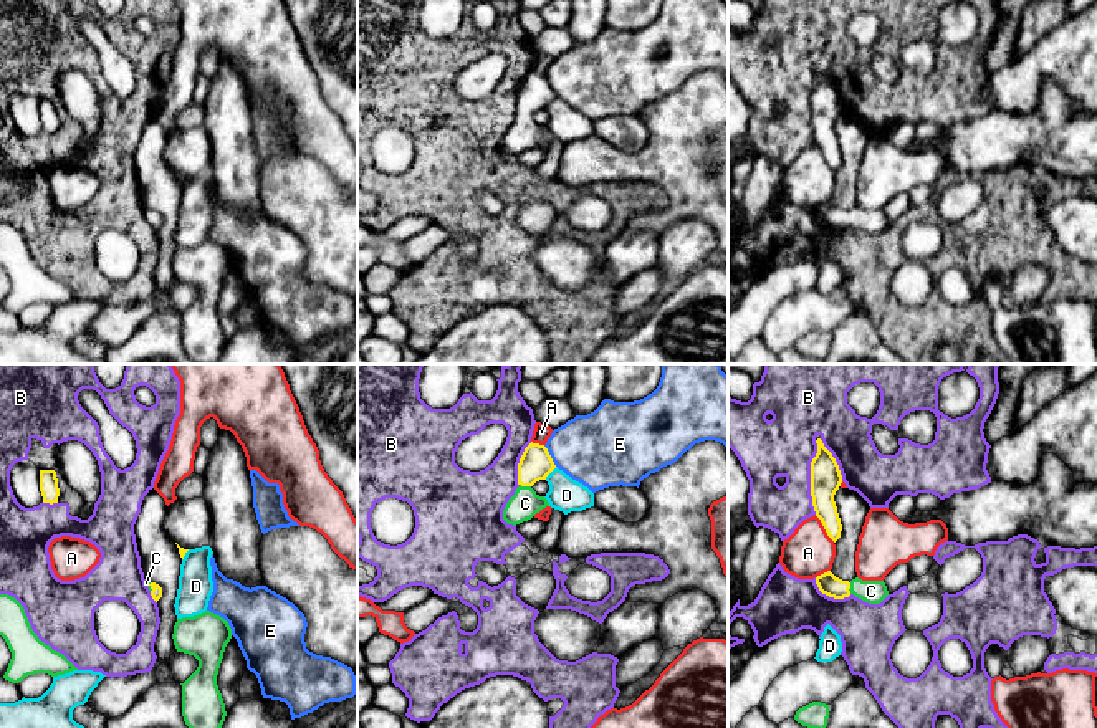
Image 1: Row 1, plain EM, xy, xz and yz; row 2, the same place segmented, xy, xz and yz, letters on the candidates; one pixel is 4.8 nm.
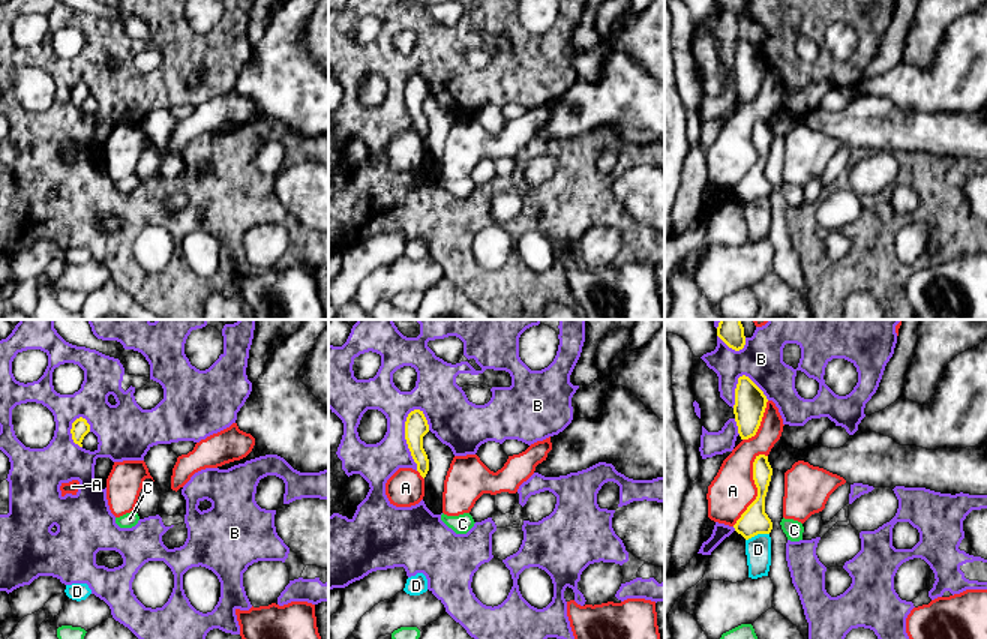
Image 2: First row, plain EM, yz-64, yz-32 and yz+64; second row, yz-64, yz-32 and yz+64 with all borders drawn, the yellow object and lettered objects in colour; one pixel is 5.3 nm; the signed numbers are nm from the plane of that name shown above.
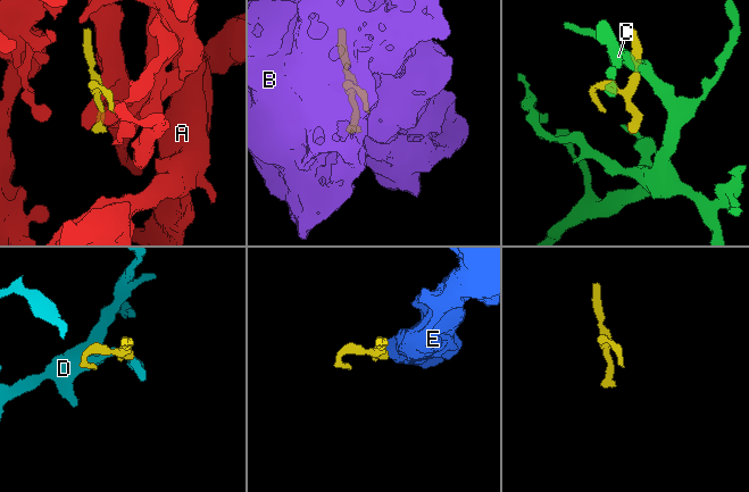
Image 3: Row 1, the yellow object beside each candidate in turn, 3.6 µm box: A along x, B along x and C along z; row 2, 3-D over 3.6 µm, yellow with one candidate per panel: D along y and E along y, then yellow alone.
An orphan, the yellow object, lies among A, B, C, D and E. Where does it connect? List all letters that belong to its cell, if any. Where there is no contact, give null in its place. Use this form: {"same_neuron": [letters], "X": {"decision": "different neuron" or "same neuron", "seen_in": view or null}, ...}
{"same_neuron": ["C"], "A": {"decision": "different neuron", "seen_in": "yz"}, "B": {"decision": "different neuron", "seen_in": "yz"}, "C": {"decision": "same neuron", "seen_in": "xz"}, "D": {"decision": "different neuron", "seen_in": "xz"}, "E": {"decision": "different neuron", "seen_in": "xz"}}

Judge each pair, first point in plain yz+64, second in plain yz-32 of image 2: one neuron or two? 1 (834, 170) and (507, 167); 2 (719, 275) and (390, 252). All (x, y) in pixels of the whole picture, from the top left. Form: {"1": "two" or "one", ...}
{"1": "one", "2": "two"}

